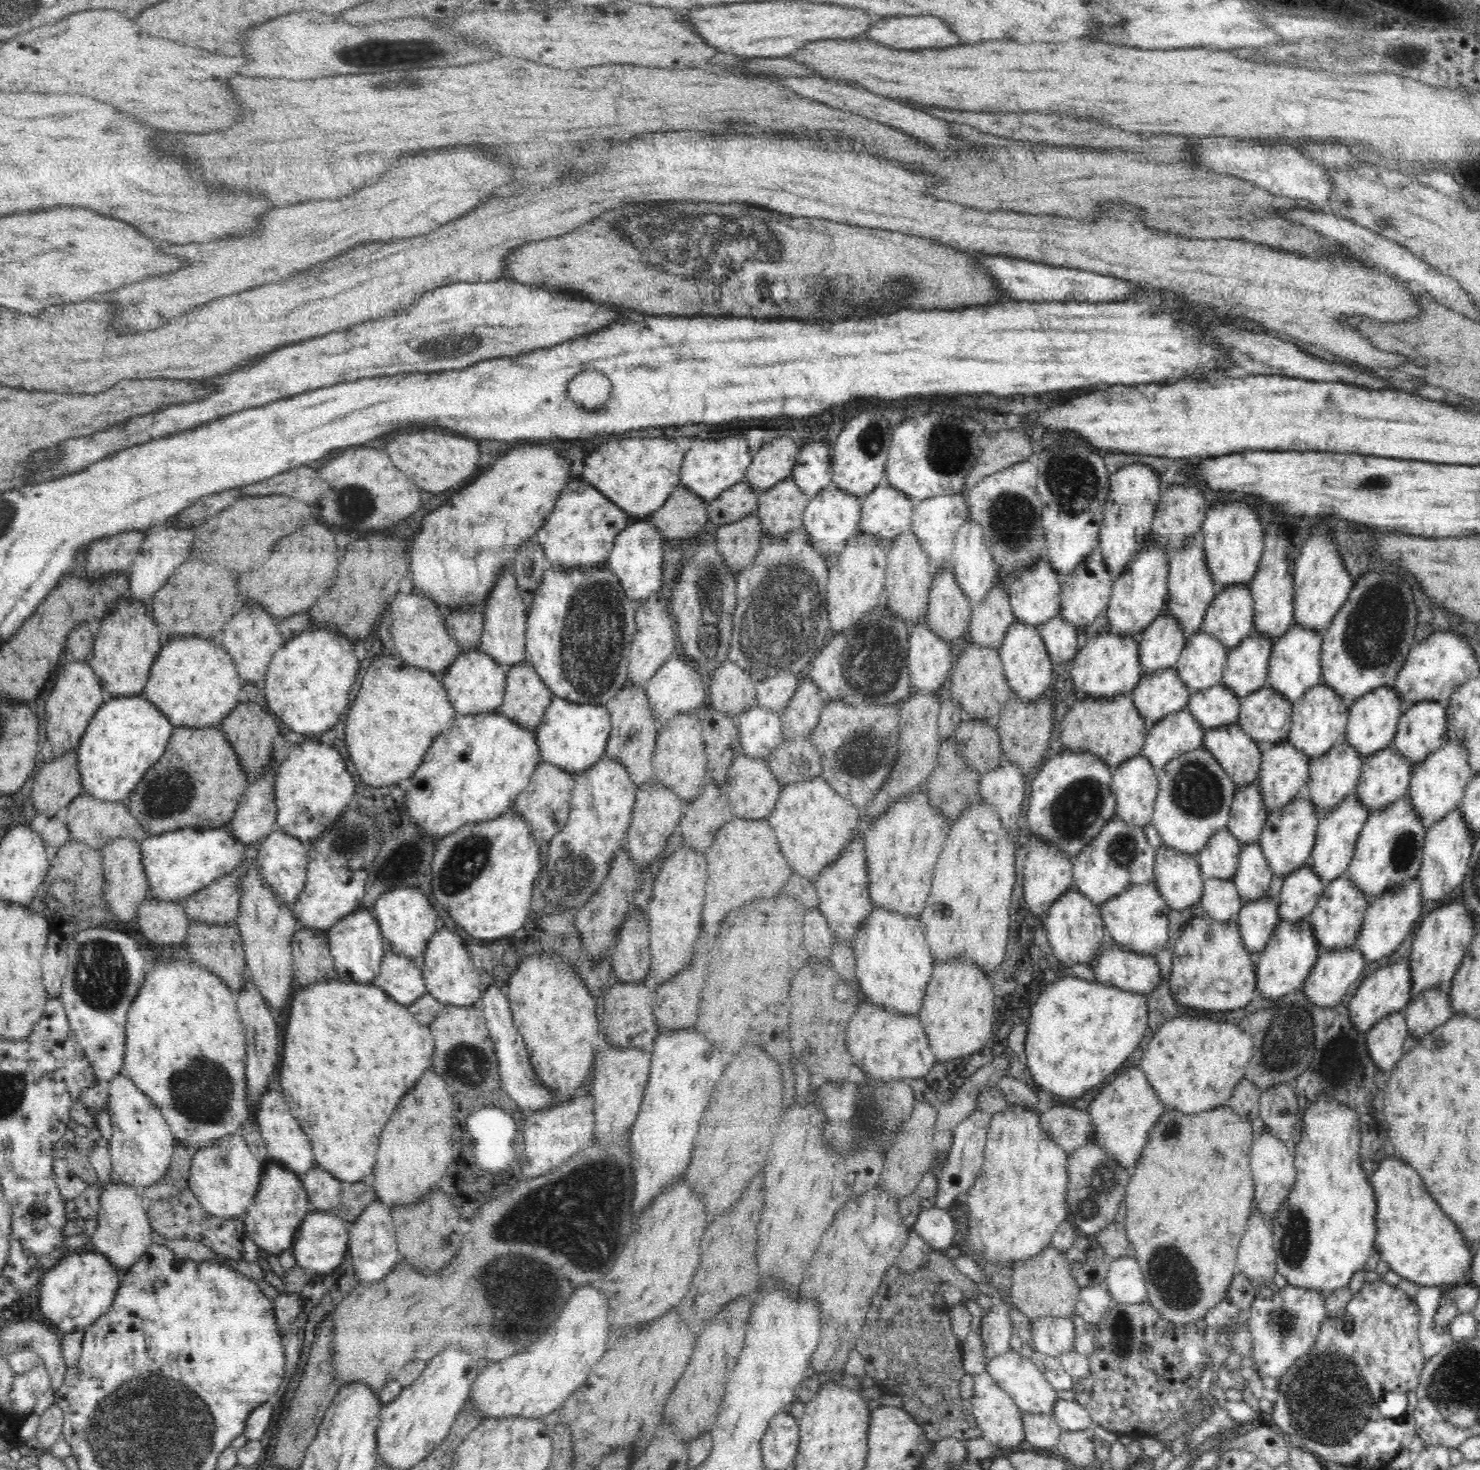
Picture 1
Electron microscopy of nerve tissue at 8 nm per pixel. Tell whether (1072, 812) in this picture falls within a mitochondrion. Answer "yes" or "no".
yes

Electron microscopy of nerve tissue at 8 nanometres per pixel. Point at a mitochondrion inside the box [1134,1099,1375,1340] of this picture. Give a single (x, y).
(1171, 1273)

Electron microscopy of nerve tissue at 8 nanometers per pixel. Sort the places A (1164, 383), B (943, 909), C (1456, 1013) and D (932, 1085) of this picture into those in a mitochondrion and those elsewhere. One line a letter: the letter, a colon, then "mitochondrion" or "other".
A: other
B: other
C: other
D: other

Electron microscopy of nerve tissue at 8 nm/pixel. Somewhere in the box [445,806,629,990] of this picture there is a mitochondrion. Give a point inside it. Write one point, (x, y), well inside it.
(563, 879)

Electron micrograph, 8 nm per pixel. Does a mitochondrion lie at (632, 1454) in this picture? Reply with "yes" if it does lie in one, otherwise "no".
no

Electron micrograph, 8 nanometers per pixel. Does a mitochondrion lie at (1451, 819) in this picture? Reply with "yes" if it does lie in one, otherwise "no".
no

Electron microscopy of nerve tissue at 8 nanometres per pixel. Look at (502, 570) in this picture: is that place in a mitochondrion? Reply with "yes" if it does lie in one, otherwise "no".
no

